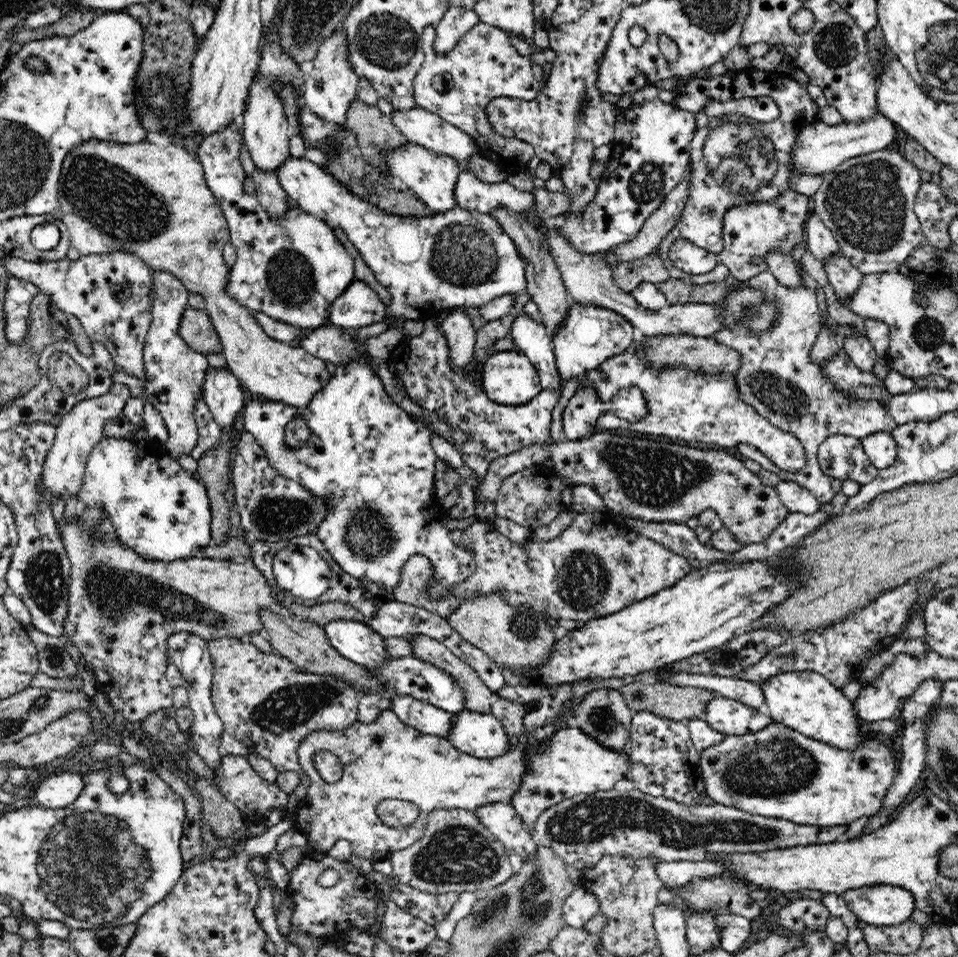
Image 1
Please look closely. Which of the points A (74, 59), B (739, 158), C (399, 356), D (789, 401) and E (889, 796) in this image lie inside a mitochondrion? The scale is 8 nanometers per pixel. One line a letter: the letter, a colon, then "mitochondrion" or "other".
A: other
B: mitochondrion
C: other
D: mitochondrion
E: other

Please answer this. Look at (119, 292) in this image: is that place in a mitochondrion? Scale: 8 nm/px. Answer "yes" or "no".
no

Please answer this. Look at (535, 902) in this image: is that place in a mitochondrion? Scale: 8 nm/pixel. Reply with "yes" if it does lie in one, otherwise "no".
yes

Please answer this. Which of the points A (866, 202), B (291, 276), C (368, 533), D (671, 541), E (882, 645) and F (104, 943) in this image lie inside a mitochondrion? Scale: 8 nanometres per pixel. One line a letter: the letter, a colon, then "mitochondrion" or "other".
A: mitochondrion
B: mitochondrion
C: mitochondrion
D: other
E: other
F: mitochondrion

